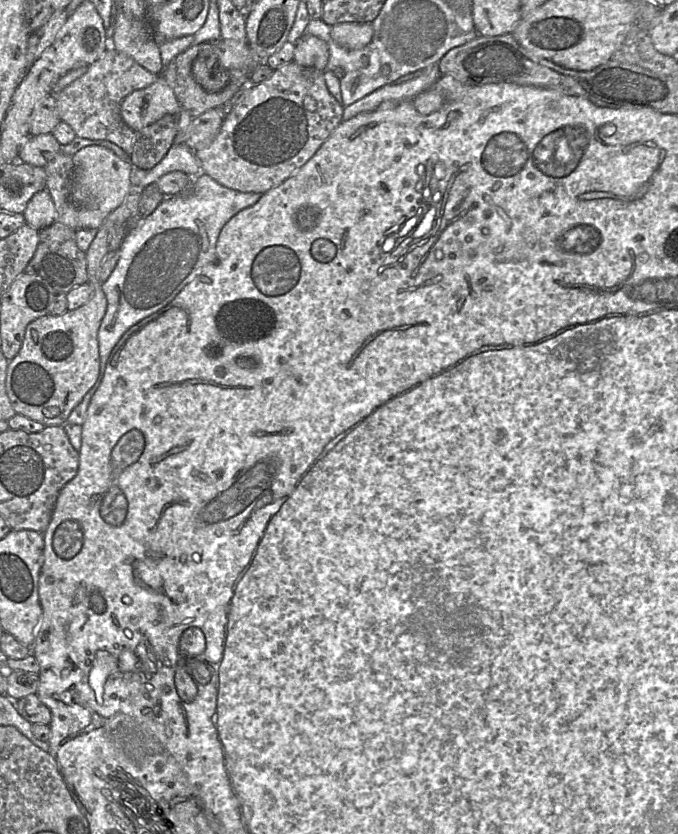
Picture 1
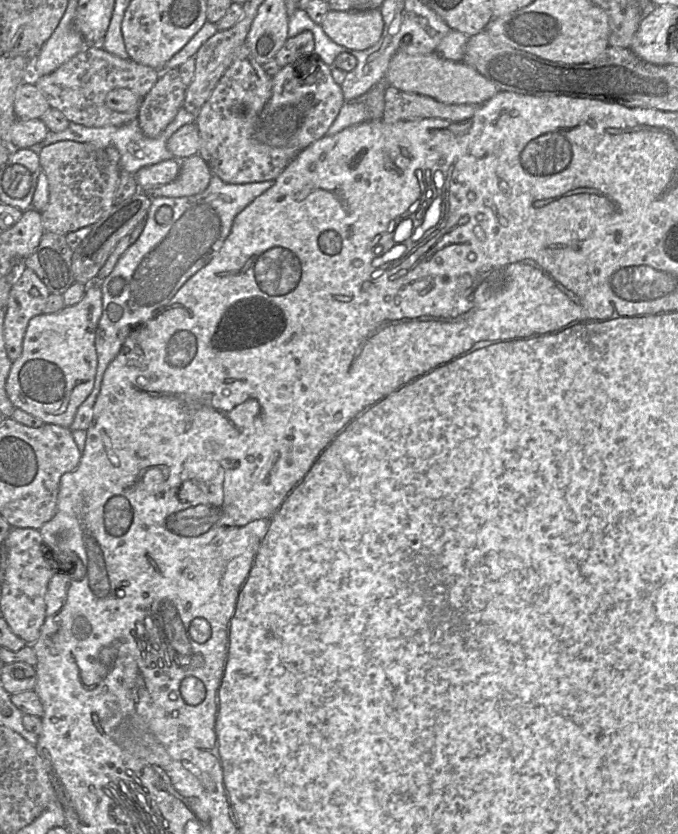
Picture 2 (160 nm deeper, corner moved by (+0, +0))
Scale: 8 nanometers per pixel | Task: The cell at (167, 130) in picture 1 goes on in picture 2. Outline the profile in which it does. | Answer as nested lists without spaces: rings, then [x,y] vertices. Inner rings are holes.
[[[178,68],[161,73],[158,81],[142,99],[138,109],[137,119],[147,137],[158,137],[173,121],[183,107],[186,90]]]

